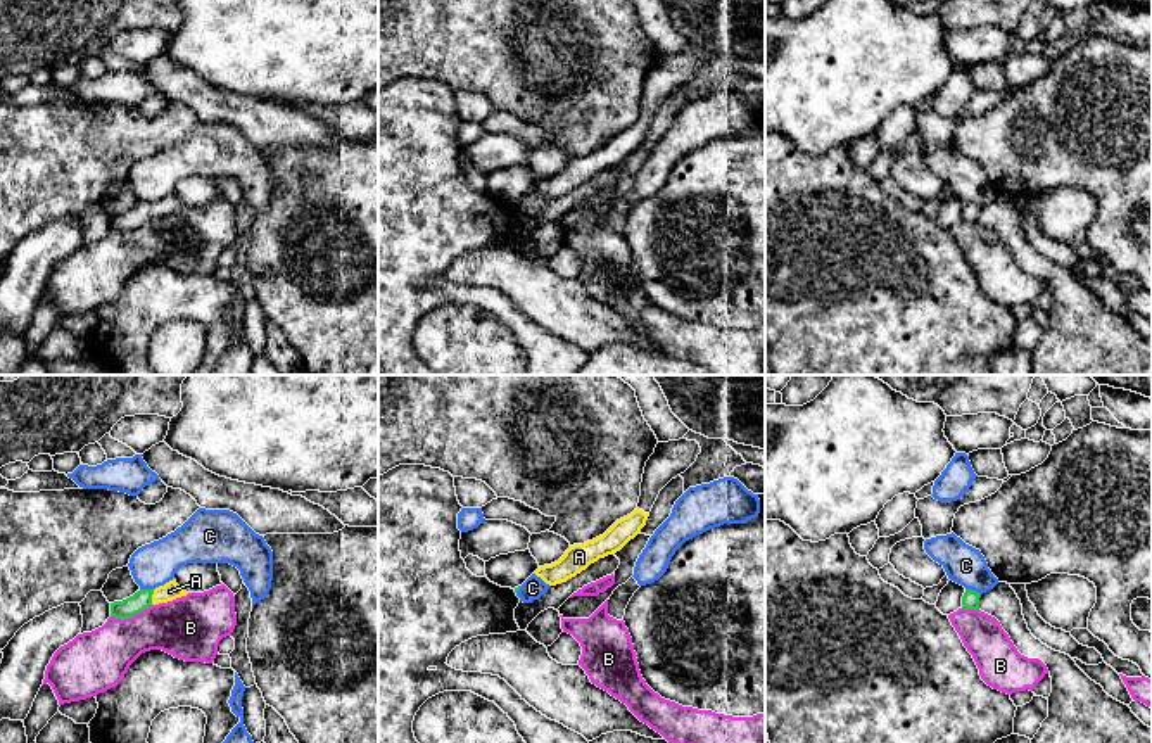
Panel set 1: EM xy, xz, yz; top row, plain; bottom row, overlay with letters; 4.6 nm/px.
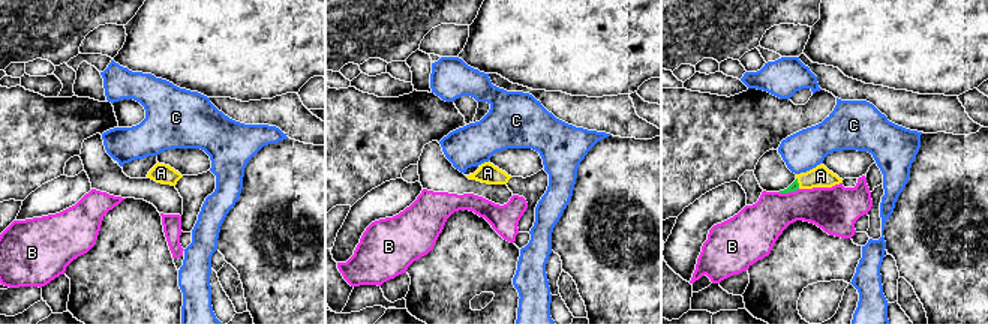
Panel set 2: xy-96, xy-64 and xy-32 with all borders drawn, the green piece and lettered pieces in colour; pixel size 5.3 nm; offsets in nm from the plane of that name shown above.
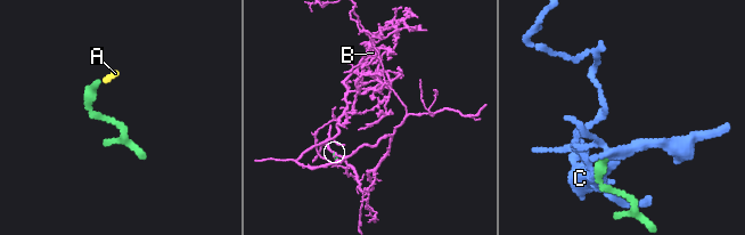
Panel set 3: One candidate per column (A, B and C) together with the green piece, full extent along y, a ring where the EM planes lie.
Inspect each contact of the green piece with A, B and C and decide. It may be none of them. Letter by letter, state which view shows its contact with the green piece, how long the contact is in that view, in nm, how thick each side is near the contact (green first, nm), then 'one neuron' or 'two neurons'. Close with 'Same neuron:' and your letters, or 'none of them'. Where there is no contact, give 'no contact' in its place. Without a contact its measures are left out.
A: xy | 70 nm | 90/90 nm | one neuron
B: xy | 200 nm | 90/280 nm | two neurons
C: yz | 80 nm | 80/180 nm | two neurons
Same neuron: A

